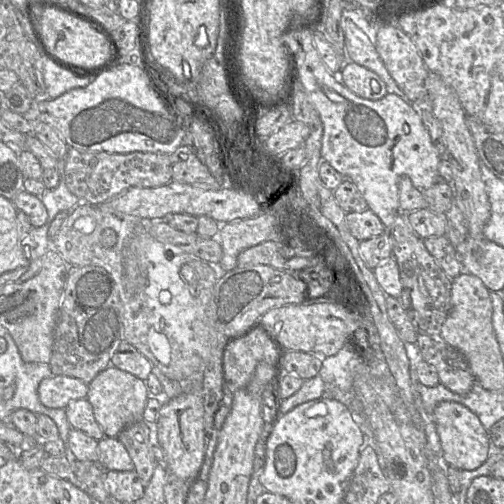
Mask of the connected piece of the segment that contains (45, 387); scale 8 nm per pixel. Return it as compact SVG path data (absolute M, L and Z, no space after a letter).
M52 375L44 378L37 389L40 402L46 408L66 409L68 404L87 397L88 384L78 378Z

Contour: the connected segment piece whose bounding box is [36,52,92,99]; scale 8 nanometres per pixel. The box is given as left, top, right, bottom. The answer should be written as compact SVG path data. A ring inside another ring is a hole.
M43 52L36 63L36 67L42 72L47 95L50 99L56 99L62 94L75 89L88 86L92 80L78 78L71 72L60 68L51 61Z

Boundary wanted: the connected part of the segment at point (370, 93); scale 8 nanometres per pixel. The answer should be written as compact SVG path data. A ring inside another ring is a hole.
M351 61L343 65L339 79L352 93L367 100L380 100L388 94L384 81L376 73Z

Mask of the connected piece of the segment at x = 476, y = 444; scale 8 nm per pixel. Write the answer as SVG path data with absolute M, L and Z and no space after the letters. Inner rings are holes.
M454 401L440 402L432 414L442 447L442 455L449 466L472 471L480 467L494 449L487 431L476 414Z

